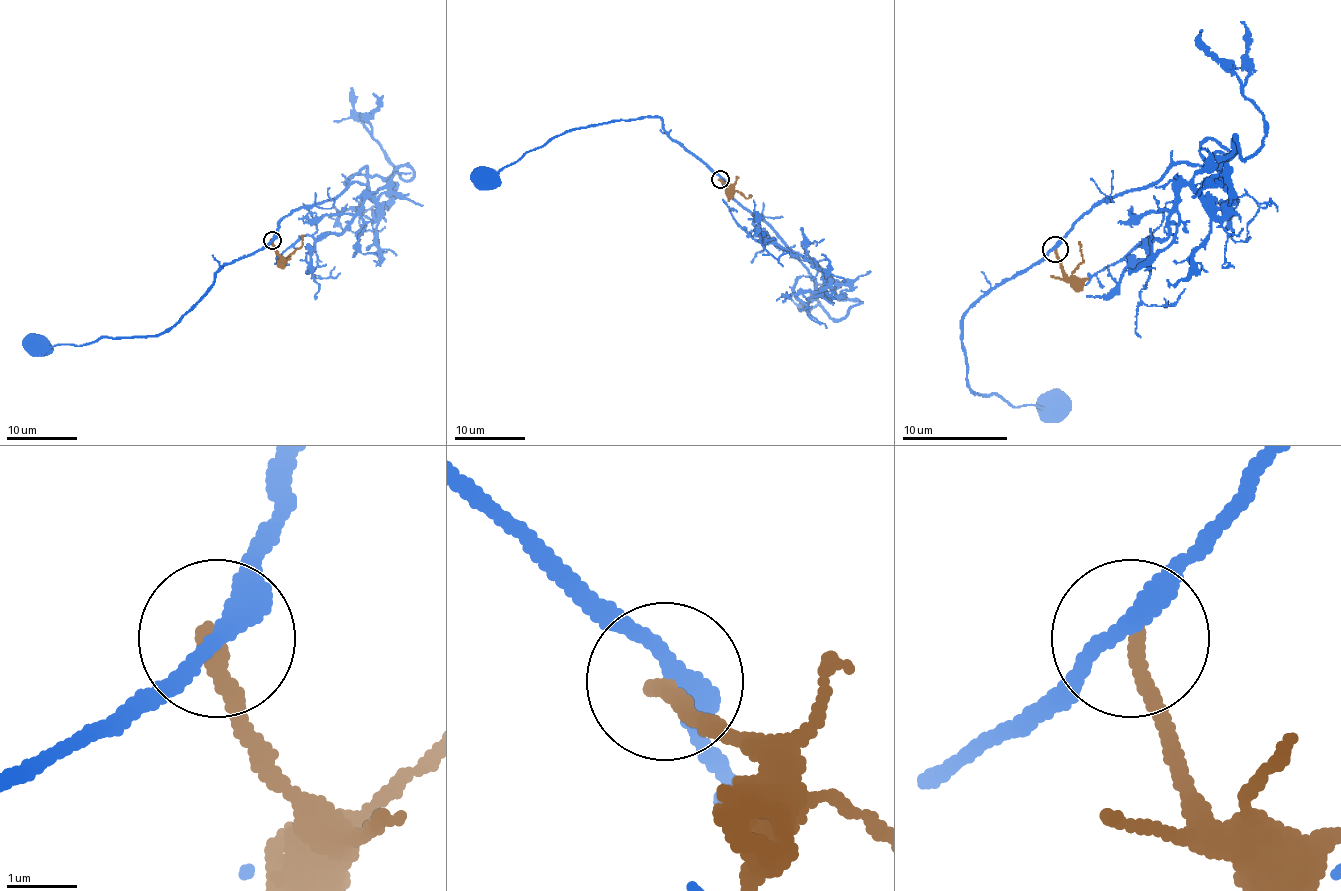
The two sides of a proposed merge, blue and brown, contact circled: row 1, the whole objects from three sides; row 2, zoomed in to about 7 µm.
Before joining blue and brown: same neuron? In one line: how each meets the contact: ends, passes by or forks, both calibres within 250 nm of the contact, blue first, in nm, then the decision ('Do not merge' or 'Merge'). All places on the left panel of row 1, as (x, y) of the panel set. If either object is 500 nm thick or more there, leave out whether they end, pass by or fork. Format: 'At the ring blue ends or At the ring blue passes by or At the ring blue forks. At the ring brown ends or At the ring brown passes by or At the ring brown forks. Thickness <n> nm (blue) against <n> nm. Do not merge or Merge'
At the ring blue passes by. At the ring brown ends. Thickness 300 nm (blue) against 280 nm. Do not merge

